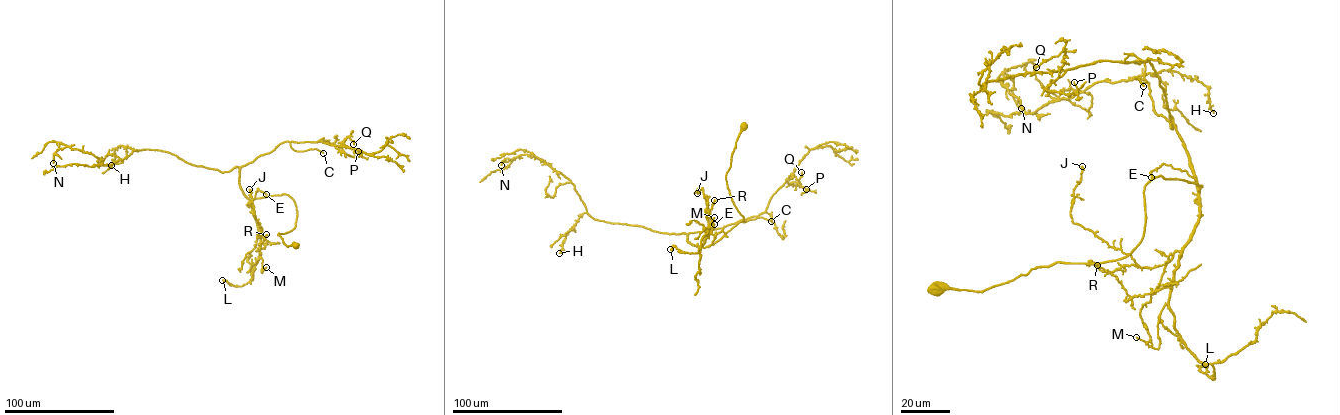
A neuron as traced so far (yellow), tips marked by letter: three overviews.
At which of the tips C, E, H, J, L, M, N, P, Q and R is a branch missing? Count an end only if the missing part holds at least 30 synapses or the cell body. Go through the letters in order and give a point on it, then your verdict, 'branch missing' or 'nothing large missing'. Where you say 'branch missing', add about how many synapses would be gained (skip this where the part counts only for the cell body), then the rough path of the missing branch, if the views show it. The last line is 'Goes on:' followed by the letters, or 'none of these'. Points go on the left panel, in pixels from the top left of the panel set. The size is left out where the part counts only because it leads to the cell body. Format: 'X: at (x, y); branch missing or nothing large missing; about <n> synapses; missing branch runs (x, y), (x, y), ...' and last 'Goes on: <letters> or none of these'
C: at (323, 153); branch missing; about 50 synapses; missing branch runs (323, 153), (341, 154), (354, 160), (354, 163)
E: at (266, 194); nothing large missing
H: at (111, 165); nothing large missing
J: at (249, 189); nothing large missing
L: at (222, 280); nothing large missing
M: at (266, 267); nothing large missing
N: at (53, 163); nothing large missing
P: at (358, 151); nothing large missing
Q: at (353, 144); nothing large missing
R: at (266, 234); nothing large missing
Goes on: C

